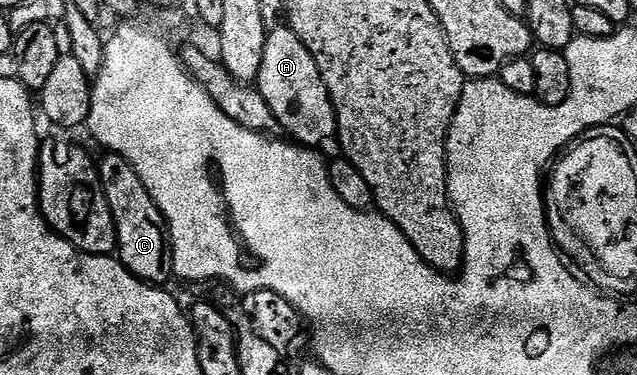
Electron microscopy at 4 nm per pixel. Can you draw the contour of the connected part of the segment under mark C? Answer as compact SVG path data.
M108 154L105 157L104 161L99 161L98 171L106 206L110 206L112 221L116 227L118 259L130 274L134 274L144 283L167 285L167 280L171 281L174 273L172 239L166 218L162 210L158 210L154 198L150 198L150 190L142 186L142 178L138 178L134 166L130 166L126 158L115 154Z

